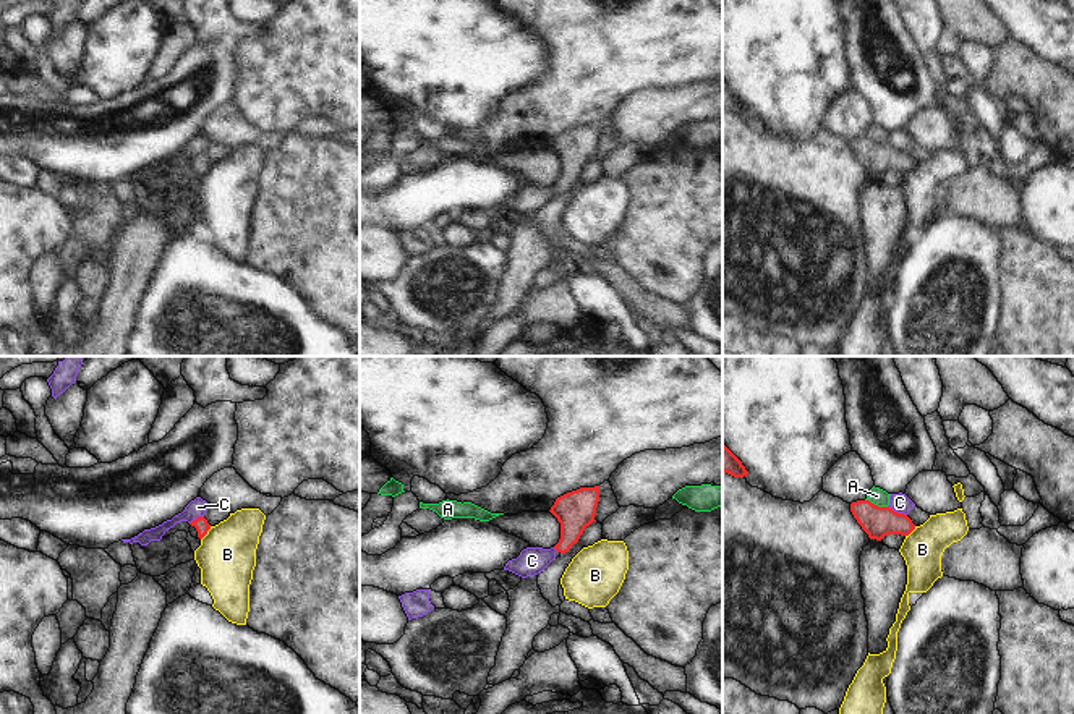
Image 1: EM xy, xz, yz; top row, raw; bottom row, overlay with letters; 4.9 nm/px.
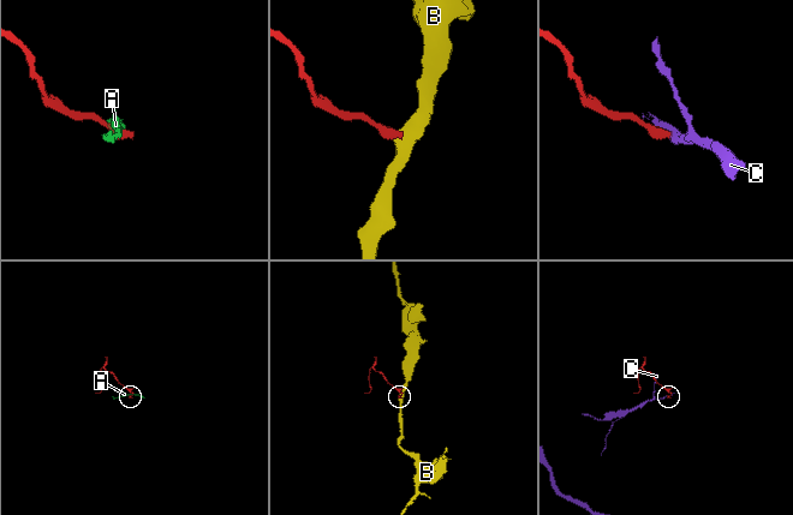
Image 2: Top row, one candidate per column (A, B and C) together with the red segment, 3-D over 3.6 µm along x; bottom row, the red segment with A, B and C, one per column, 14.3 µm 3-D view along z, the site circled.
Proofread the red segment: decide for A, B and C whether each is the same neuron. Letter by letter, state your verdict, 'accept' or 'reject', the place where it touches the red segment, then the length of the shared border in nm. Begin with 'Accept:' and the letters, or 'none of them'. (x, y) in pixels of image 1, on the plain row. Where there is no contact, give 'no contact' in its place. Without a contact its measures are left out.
Accept: none of them
A: reject; meets red in yz at (877, 143); contact 120 nm long
B: reject; meets red in xy at (206, 170); contact 90 nm long
C: reject; meets red in yz at (896, 149); contact 110 nm long

